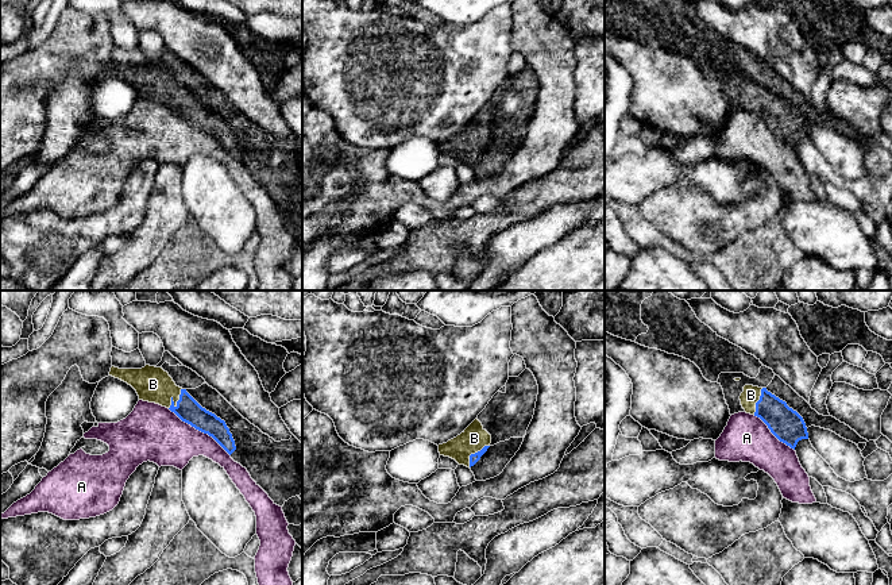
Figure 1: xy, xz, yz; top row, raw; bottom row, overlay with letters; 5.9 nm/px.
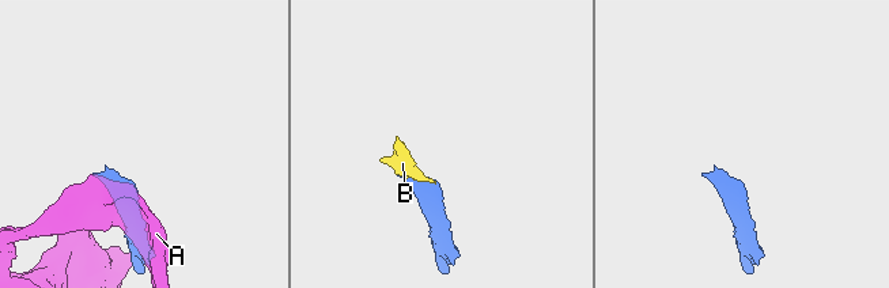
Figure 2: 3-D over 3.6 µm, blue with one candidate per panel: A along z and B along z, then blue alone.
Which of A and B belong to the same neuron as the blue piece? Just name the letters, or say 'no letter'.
B

